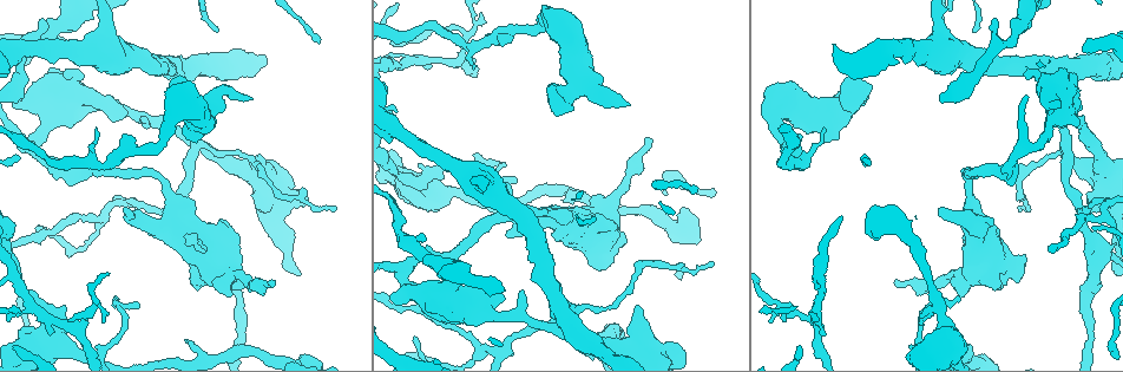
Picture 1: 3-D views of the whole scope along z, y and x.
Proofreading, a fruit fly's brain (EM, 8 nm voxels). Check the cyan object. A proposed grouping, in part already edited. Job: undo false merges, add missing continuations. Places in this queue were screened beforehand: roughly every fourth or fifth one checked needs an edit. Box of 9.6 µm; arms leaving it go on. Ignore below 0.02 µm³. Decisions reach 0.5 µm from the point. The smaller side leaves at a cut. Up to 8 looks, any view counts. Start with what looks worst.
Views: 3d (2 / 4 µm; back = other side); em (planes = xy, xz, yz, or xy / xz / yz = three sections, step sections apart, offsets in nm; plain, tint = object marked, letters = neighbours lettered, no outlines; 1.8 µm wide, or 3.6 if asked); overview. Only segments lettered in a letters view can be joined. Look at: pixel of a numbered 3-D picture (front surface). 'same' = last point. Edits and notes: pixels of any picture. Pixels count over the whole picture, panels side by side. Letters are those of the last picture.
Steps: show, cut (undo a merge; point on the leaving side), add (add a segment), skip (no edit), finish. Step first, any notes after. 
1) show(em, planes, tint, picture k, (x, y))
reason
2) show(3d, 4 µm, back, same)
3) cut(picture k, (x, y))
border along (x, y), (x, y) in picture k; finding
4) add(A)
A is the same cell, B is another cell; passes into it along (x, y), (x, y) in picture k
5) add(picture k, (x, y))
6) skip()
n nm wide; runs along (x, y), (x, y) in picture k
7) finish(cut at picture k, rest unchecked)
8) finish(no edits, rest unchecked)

show(em, planes, letters, picture 1, (993, 18))
branch stops here

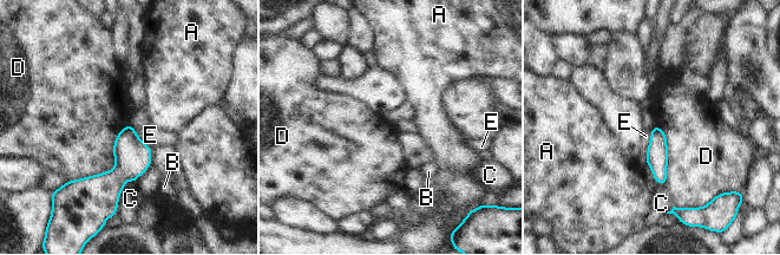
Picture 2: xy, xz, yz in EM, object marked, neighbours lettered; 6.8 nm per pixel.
skip()
120 nm wide; D touches over 400 nm; A, B, C, D and E are other cells; no lettered segment goes on from it

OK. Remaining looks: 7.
show(em, 3.6 µm, planes, letters, picture 1, (250, 98))
branch stops here

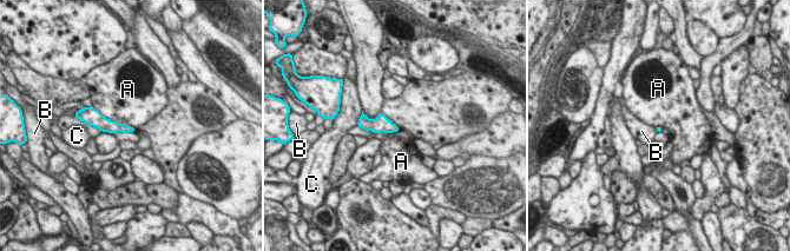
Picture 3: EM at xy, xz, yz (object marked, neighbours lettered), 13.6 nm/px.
skip()
A touches over 600 nm; A, B and C are other cells; none of them fits

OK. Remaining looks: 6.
show(em, xy, step 16, letters, picture 1, (185, 341))
branch stops here

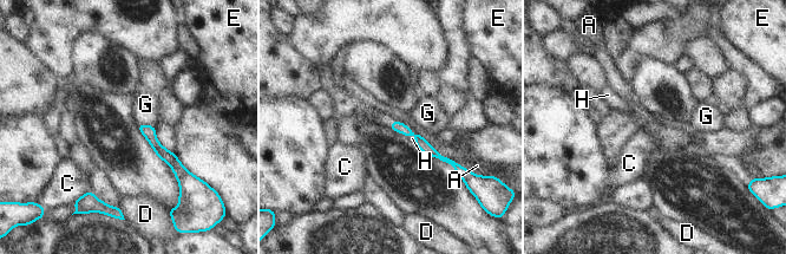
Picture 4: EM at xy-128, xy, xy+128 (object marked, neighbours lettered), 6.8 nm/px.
show(em, planes, letters, same)
another direction

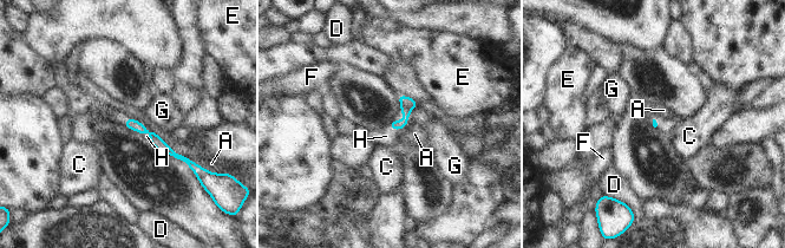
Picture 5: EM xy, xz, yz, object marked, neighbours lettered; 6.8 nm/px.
add(H)
H is the same cell, A, C, D, E, F and G are other cells; passes into it along (407, 104), (403, 128), (386, 136) in picture 5; the neuron continues

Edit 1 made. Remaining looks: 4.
show(overview)
redraw

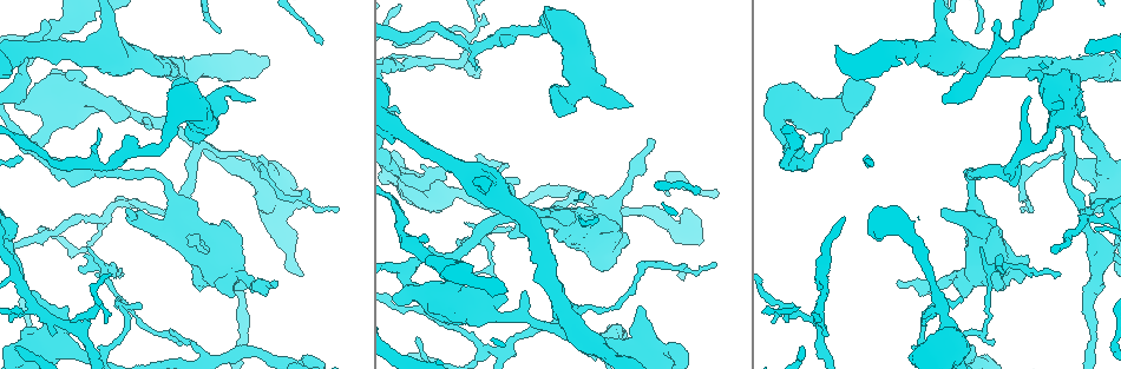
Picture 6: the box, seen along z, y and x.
show(3d, 2 µm, picture 6, (612, 308))
a narrow waist

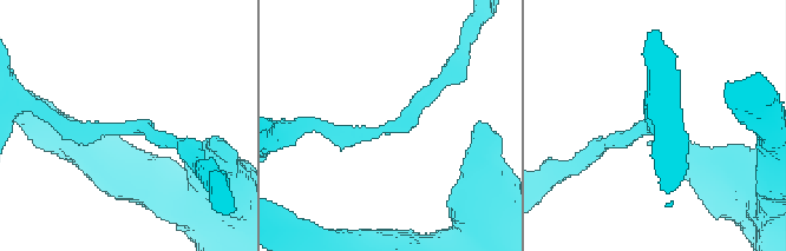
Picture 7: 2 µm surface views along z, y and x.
show(em, planes, letters, picture 7, (381, 132))

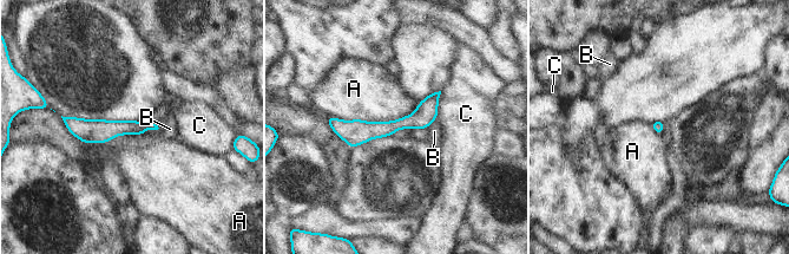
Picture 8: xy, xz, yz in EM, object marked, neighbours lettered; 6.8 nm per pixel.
skip()
70 nm wide; A, B and C are other cells; border along (419, 103), (392, 121), (327, 116) in picture 8; all the same neuron

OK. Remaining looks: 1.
finish(add at picture 5, rest unchecked)

